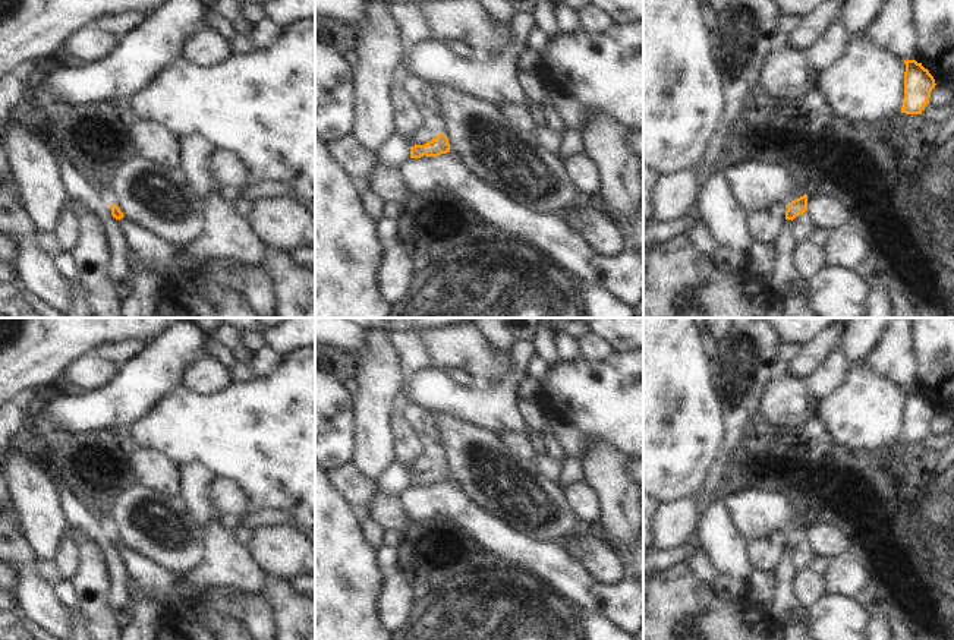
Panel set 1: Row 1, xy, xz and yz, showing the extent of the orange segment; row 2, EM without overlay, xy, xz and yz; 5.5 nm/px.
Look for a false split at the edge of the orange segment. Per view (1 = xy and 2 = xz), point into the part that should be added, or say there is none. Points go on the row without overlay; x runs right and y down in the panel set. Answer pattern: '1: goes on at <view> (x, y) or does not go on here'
1: does not go on here
2: does not go on here

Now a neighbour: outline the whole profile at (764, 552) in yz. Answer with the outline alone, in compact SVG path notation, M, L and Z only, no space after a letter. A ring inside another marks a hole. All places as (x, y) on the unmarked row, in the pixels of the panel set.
M777 532L771 536L758 537L747 542L746 551L753 568L762 568L775 573L777 564L785 549L787 536Z

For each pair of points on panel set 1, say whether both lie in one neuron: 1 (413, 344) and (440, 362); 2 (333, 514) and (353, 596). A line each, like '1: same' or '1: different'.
1: different
2: same

